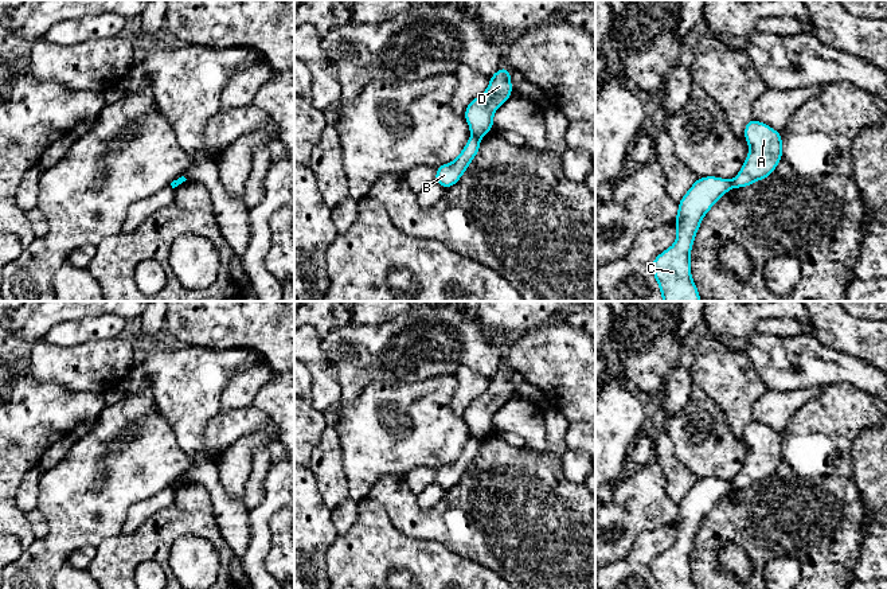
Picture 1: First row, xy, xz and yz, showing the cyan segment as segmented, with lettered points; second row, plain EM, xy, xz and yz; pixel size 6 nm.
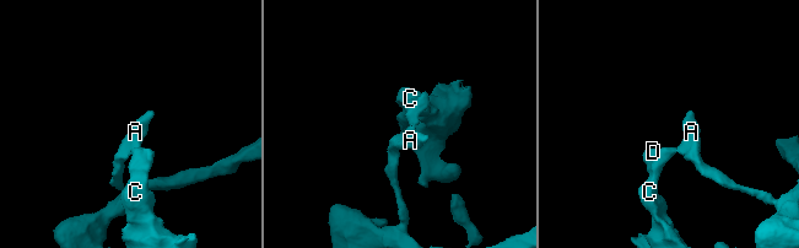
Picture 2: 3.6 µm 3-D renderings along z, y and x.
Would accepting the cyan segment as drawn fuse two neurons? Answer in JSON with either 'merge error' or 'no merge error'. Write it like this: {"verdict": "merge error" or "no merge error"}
{"verdict": "merge error"}

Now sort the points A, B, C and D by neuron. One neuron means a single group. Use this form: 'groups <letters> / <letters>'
groups A B / C D

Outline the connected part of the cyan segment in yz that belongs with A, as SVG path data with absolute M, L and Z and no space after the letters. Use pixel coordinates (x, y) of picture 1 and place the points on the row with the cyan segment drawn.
M750 118L745 125L743 136L750 152L742 169L731 180L735 188L745 188L757 180L765 180L782 160L782 133L770 125Z

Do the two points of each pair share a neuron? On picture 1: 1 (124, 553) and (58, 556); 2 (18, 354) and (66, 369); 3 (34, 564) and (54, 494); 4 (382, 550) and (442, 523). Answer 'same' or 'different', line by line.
1: different
2: different
3: same
4: different

